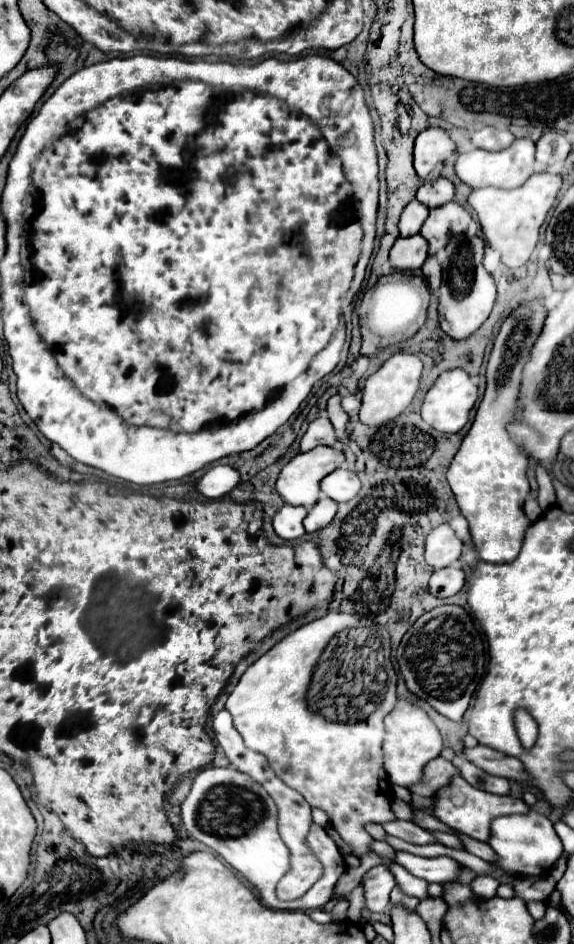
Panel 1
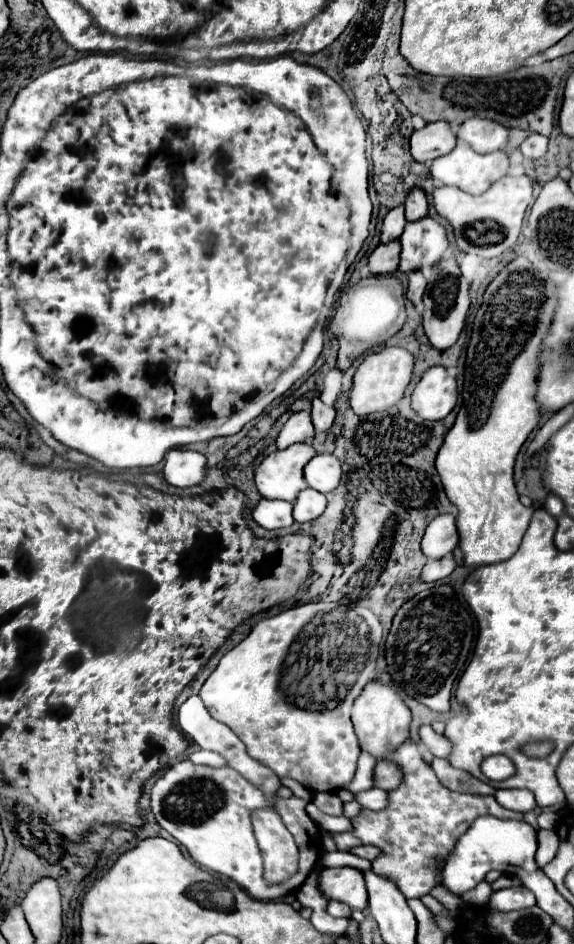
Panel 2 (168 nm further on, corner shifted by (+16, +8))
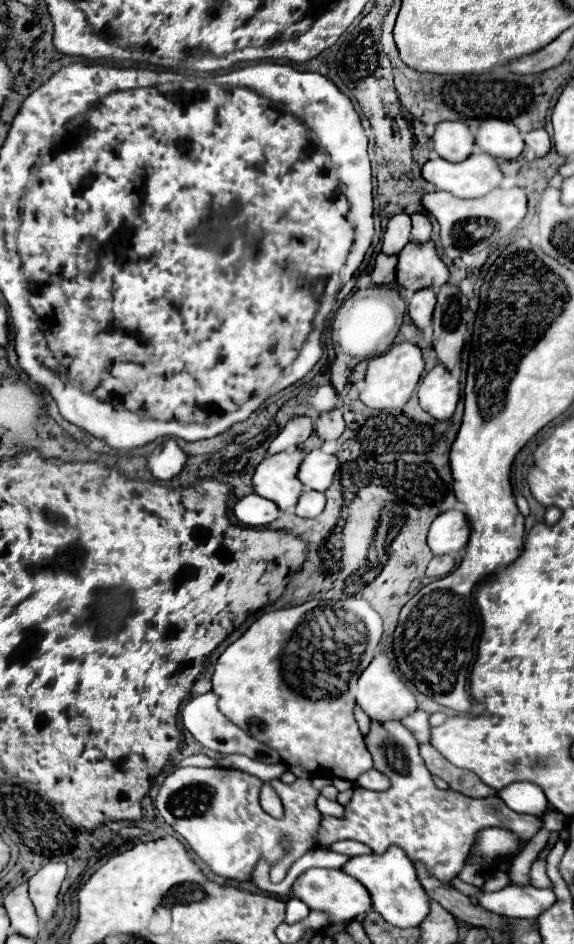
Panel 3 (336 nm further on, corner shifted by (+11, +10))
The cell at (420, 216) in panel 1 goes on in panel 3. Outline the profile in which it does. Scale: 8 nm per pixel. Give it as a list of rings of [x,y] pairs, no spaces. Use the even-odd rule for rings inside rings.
[[[395,215],[389,219],[389,225],[383,235],[383,253],[385,255],[399,255],[401,249],[409,243],[411,235],[411,217],[409,215]]]

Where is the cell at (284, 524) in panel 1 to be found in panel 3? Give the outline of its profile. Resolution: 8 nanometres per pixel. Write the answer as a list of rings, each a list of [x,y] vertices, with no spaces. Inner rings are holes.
[[[251,493],[251,495],[245,495],[245,497],[235,501],[233,515],[237,517],[237,521],[241,525],[263,527],[263,525],[275,521],[279,517],[279,511],[277,511],[277,505],[273,505],[267,499],[261,499],[259,495]]]

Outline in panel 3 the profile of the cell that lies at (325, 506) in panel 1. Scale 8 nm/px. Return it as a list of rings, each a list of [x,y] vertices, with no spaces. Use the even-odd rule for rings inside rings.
[[[303,491],[301,497],[299,497],[299,501],[297,501],[295,515],[303,517],[303,519],[313,519],[313,517],[317,517],[323,509],[325,509],[325,495],[323,495],[323,493]]]

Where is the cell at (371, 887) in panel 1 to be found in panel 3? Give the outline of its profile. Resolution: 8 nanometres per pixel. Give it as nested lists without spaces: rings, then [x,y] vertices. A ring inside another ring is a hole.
[[[309,869],[291,887],[291,897],[301,899],[311,911],[321,911],[327,915],[329,923],[349,923],[371,909],[371,897],[367,889],[353,877],[345,875],[341,869]]]

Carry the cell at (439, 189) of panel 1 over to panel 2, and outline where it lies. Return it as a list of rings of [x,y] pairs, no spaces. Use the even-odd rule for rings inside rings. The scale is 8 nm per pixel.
[[[412,189],[404,201],[406,207],[406,221],[416,221],[418,217],[424,217],[428,213],[428,197],[424,189]]]

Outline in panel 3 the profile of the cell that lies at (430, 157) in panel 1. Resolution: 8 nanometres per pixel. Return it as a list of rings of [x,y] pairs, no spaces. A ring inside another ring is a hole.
[[[443,121],[437,125],[433,135],[433,149],[439,153],[439,157],[451,163],[459,163],[473,153],[473,147],[475,137],[465,123]]]

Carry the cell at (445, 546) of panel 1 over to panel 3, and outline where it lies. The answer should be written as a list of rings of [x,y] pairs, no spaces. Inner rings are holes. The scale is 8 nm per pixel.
[[[445,511],[429,527],[427,545],[433,555],[441,556],[465,549],[469,539],[469,525],[463,511]]]

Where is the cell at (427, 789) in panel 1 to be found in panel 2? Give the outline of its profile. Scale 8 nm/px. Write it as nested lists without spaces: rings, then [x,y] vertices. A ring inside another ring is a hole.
[[[378,761],[376,769],[374,769],[374,779],[376,779],[376,787],[384,789],[384,791],[394,791],[400,783],[402,783],[402,769],[392,763],[392,761]]]

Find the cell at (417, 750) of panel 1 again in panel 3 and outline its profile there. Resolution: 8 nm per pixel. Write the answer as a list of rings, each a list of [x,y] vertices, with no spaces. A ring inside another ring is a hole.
[[[379,651],[373,657],[373,661],[369,663],[369,667],[359,677],[359,683],[357,683],[357,703],[361,705],[361,709],[373,721],[391,721],[391,719],[401,721],[405,715],[409,715],[409,711],[417,709],[415,695],[405,685],[405,681],[401,679],[399,671],[395,669],[395,665],[391,663],[391,659],[383,651]]]

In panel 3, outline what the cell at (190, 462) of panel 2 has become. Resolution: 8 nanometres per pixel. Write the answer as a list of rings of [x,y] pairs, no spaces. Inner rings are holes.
[[[165,439],[147,457],[147,469],[155,479],[167,481],[177,475],[187,461],[187,453],[175,443],[175,439]]]

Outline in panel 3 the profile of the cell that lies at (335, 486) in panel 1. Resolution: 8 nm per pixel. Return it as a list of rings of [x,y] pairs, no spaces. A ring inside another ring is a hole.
[[[313,449],[311,453],[305,455],[303,463],[299,465],[297,479],[305,485],[305,489],[325,491],[331,485],[337,467],[339,463],[335,455],[325,453],[321,449]]]

